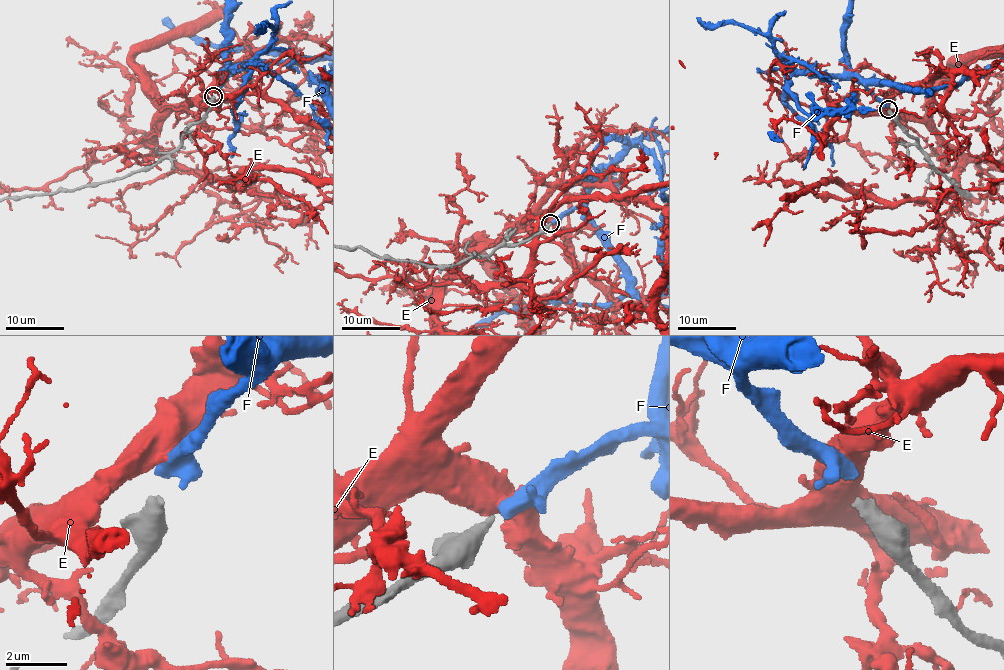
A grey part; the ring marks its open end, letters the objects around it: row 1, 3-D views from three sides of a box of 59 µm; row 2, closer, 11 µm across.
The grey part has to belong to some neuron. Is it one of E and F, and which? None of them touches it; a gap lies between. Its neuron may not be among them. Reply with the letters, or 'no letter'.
F

